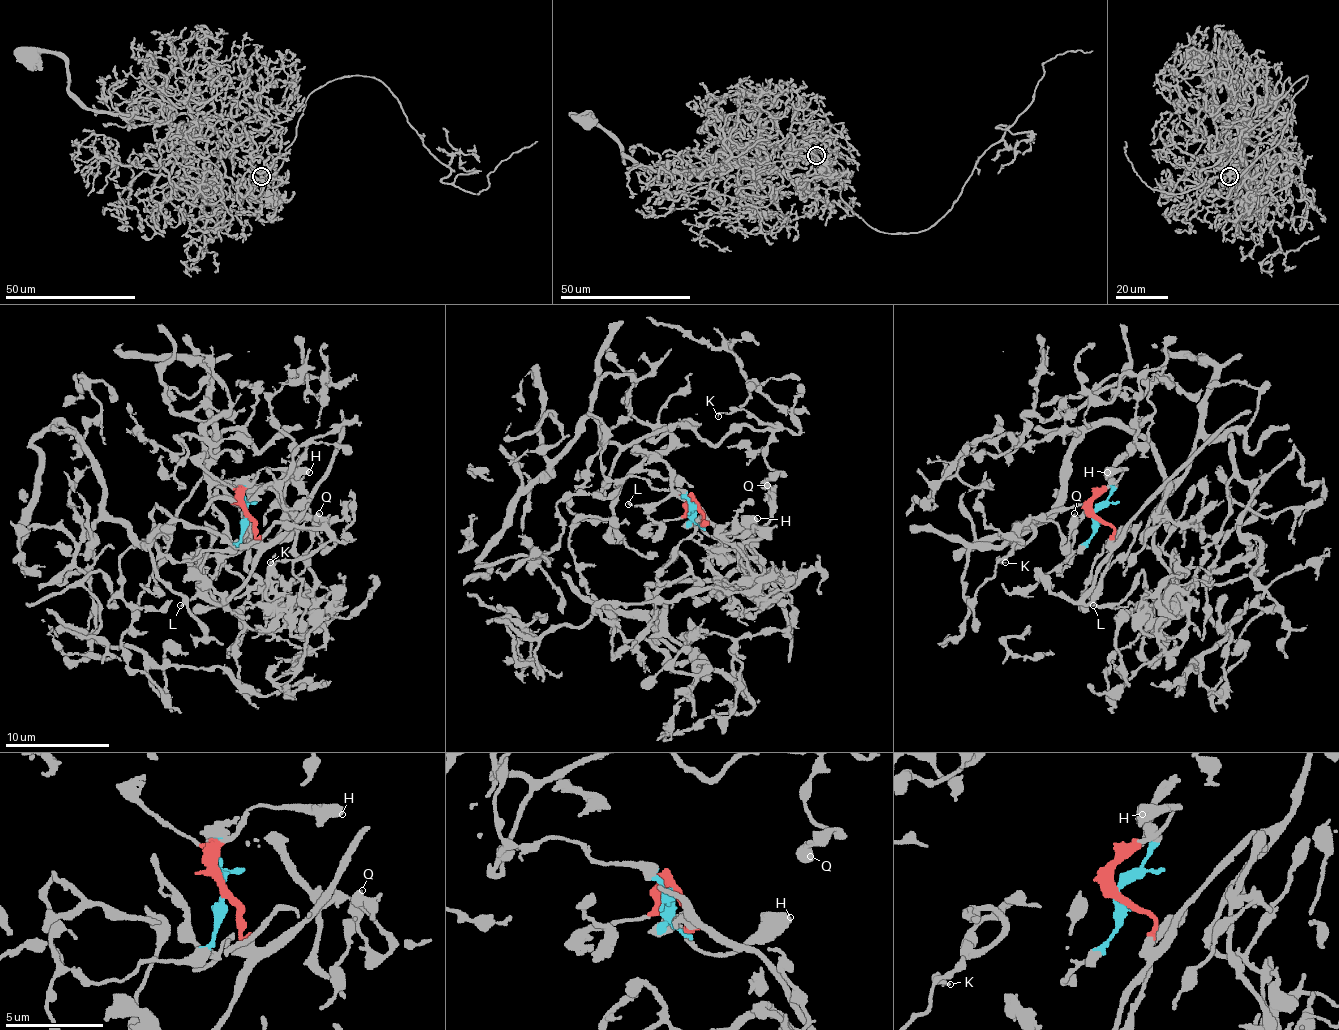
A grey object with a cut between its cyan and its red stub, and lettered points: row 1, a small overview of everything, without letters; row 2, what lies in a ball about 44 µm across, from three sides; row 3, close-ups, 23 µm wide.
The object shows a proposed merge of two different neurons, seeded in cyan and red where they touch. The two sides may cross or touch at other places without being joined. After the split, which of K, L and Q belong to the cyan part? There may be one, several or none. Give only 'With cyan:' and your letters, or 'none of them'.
With cyan: K, Q

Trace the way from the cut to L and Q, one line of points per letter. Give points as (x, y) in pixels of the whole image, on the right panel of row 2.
L: (1095, 515), (1113, 530), (1110, 554), (1084, 601), (1095, 596), (1092, 606)
Q: (1095, 515), (1066, 562), (1082, 504), (1014, 543), (1032, 517), (1063, 546), (1074, 512)

